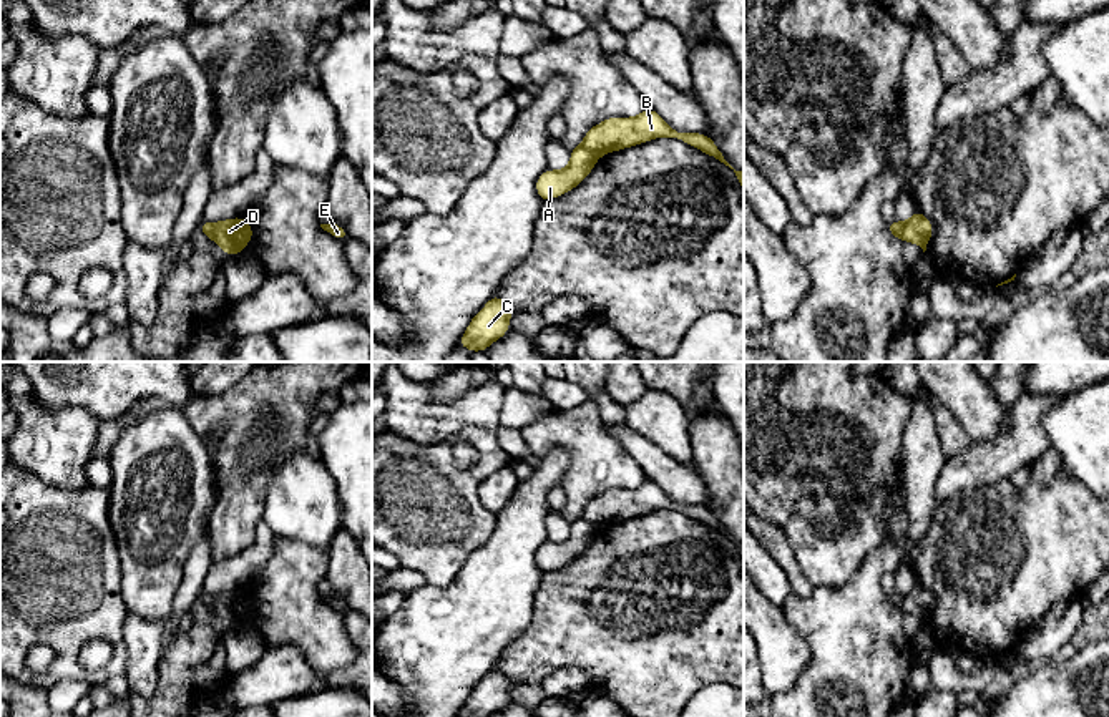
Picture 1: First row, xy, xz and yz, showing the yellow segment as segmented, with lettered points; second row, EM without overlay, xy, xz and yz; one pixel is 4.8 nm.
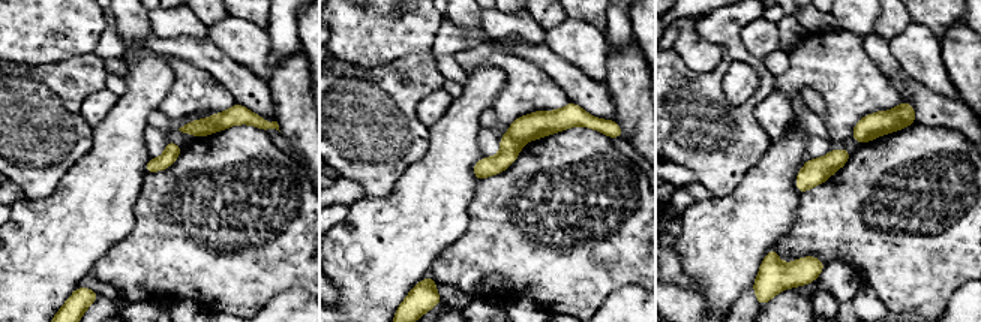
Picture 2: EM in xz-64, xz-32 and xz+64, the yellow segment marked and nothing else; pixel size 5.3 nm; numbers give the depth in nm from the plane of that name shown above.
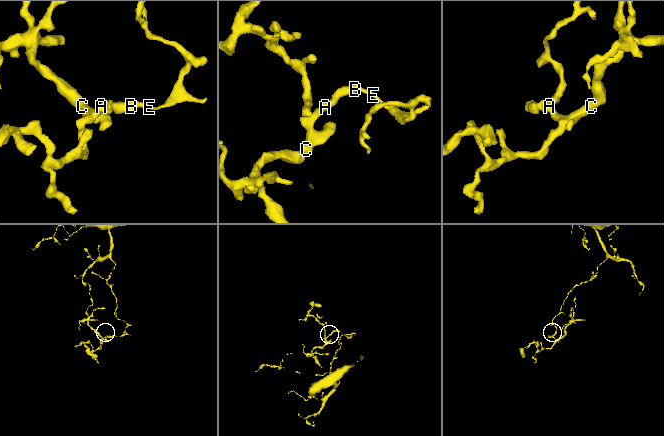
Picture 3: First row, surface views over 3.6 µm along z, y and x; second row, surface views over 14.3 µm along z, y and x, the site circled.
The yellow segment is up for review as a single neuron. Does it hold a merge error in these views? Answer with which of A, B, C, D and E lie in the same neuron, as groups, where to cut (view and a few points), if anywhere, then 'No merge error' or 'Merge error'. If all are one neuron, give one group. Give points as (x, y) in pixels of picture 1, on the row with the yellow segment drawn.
Groups: A C / B D E. Split along xz (581, 145), (596, 158). Merge error

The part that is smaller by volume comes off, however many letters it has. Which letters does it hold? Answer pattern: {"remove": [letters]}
{"remove": ["A", "C"]}

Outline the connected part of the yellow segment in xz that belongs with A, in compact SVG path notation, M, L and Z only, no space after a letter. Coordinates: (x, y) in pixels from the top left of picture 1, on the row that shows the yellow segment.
M583 146L571 148L569 166L561 171L546 169L536 181L543 201L558 198L576 188L593 169L598 158Z

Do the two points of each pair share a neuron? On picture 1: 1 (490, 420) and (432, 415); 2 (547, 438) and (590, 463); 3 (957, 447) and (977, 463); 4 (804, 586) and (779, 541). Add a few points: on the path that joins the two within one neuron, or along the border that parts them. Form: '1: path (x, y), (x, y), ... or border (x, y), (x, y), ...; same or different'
1: path (475, 415), (447, 415); same
2: path (556, 438), (565, 438), (580, 453); same
3: border (973, 443), (963, 455), (955, 455), (948, 460); different
4: path (794, 575), (782, 553); same

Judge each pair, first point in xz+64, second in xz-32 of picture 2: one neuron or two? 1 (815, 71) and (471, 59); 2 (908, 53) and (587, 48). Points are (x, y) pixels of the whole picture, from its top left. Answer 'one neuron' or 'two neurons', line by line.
1: one neuron
2: one neuron

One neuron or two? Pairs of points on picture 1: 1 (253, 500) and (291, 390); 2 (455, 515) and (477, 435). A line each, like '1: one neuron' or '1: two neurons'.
1: one neuron
2: one neuron

